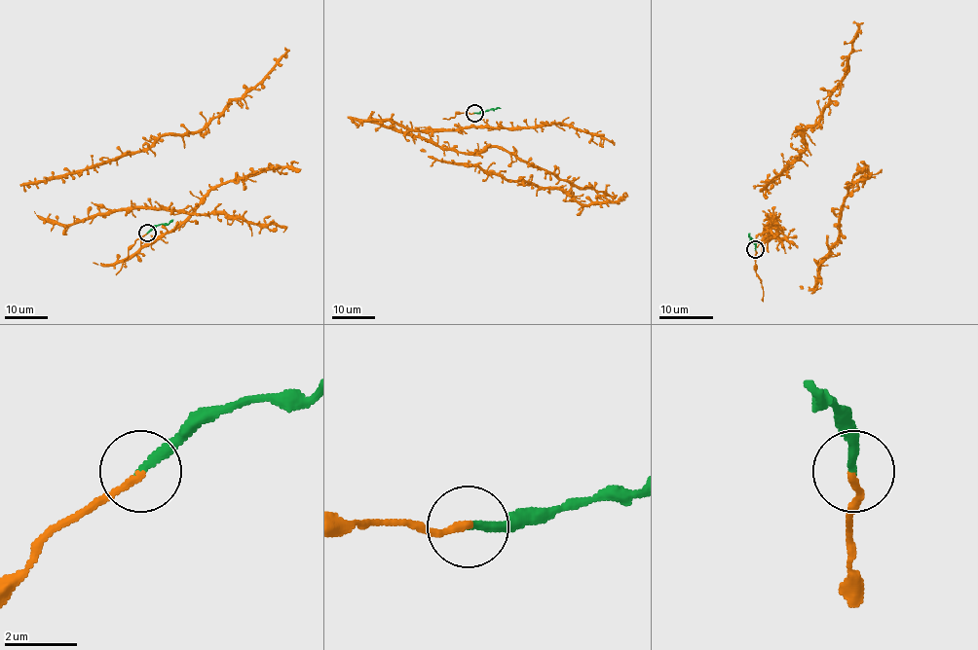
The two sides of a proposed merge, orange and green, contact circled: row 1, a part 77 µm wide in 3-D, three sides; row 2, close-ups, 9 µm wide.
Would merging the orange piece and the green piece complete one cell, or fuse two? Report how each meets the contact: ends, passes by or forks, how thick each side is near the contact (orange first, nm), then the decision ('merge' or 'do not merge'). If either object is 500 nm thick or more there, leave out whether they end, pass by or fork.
orange ends there; green ends there; 190 nm thick on the orange side, 240 nm on the other; merge

